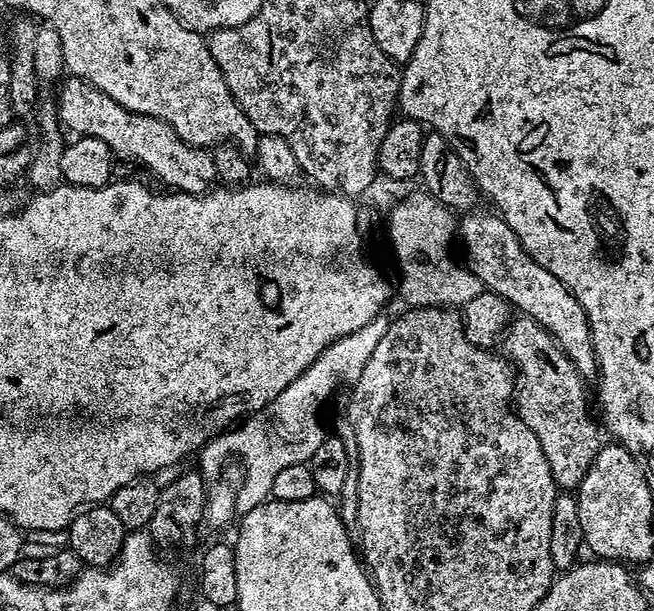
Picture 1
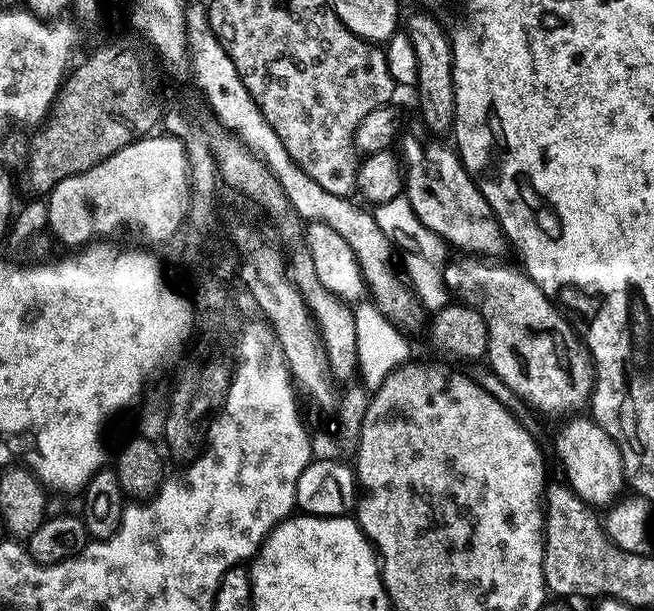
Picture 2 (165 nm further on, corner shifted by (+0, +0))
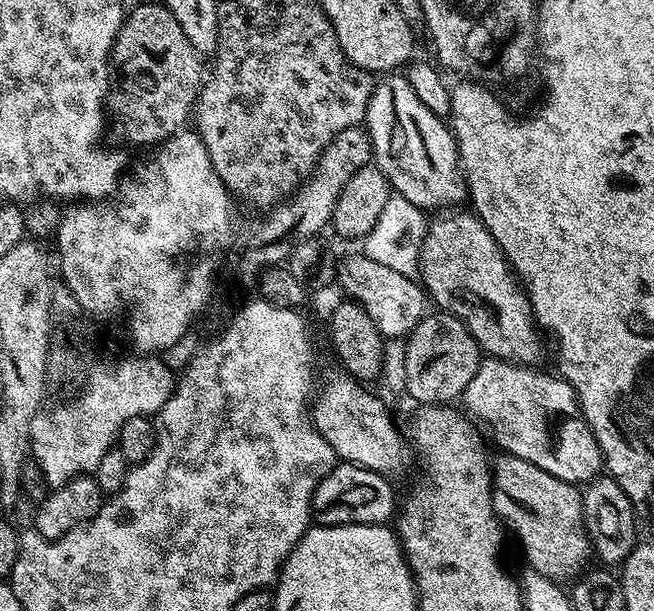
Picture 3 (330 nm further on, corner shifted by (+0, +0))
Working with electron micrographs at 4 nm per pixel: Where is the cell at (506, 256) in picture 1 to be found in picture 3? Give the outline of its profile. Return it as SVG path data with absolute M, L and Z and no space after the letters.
M388 74L383 77L384 80L375 85L370 94L370 100L368 102L368 109L364 115L363 127L368 130L368 138L372 143L372 159L374 161L374 166L378 170L382 170L382 174L388 183L392 185L392 191L395 195L406 198L414 206L418 206L421 210L429 210L428 208L436 208L439 204L448 204L444 206L460 206L465 203L466 197L468 195L468 186L464 178L464 169L460 166L460 158L456 150L456 138L452 135L452 129L441 117L430 114L430 110L426 110L426 106L422 106L422 101L418 98L418 94L414 94L414 90L410 86L407 75L404 74Z

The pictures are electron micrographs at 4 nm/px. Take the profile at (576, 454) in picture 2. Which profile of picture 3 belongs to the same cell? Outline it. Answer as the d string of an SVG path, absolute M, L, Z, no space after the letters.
M481 359L477 373L464 389L463 411L492 435L501 453L534 462L546 474L577 486L595 480L602 472L600 447L584 421L575 390L559 375L538 369L506 360Z

